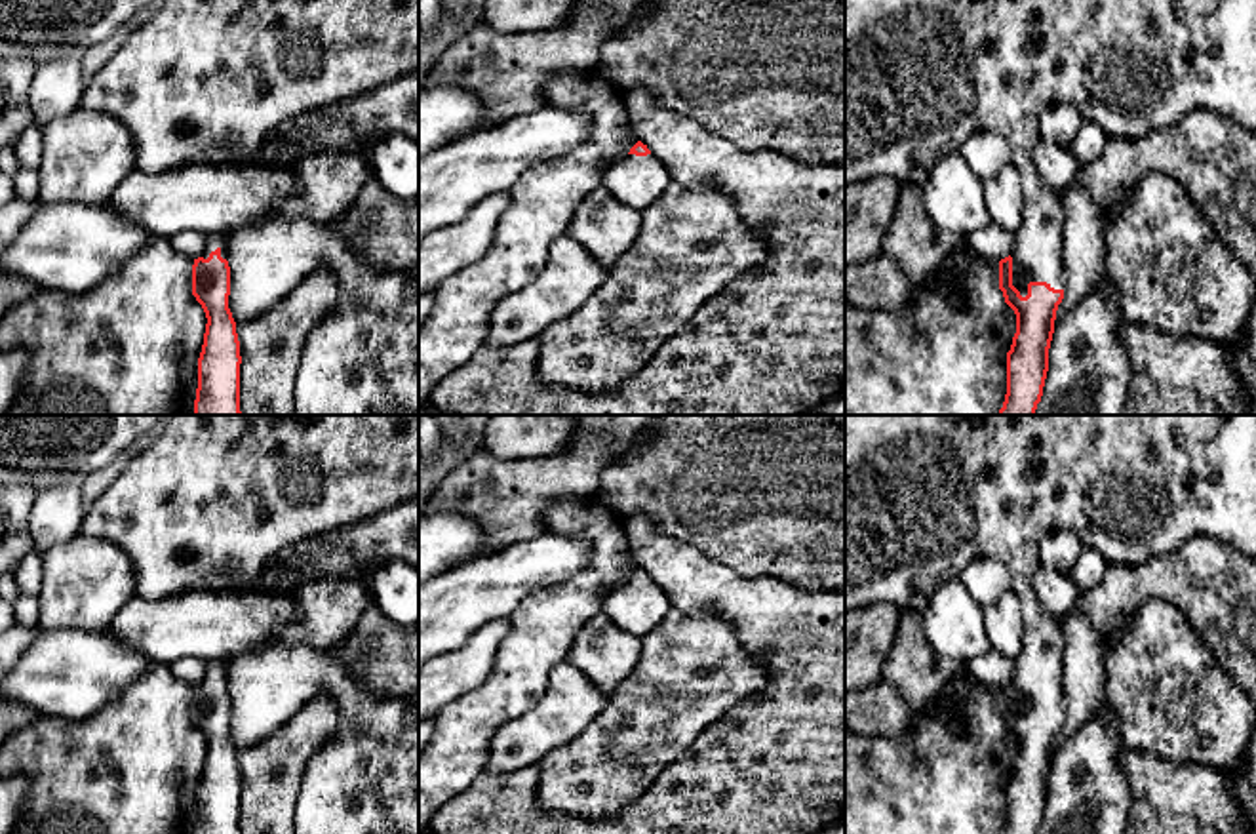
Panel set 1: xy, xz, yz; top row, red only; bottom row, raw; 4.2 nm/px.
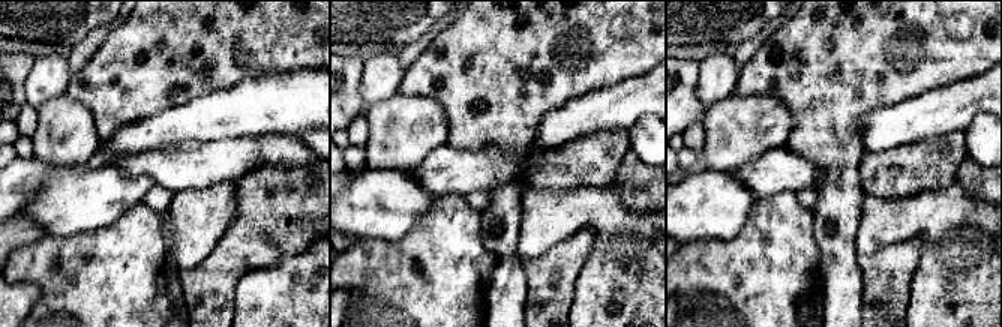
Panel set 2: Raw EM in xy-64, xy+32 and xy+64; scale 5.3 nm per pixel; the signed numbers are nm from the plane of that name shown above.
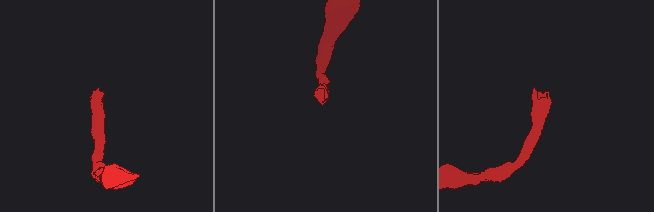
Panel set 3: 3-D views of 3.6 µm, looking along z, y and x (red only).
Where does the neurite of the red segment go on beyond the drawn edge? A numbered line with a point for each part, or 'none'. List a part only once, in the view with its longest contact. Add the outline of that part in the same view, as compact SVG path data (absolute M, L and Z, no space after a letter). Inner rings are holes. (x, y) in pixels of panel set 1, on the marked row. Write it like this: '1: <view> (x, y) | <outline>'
1: yz (920, 75) | M845 0L845 185L893 177L921 187L931 168L942 156L959 150L972 131L1001 133L1011 147L1026 198L1026 219L1014 232L1011 253L1012 286L1022 297L1028 295L1030 282L1064 289L1064 209L1058 192L1043 181L1033 160L1041 112L1060 103L1077 107L1083 118L1094 122L1108 137L1138 139L1199 109L1256 129L1256 0Z

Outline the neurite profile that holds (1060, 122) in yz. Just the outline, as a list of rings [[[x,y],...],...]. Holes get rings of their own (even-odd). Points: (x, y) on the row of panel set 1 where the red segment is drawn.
[[[1060,103],[1049,107],[1037,122],[1037,139],[1070,147],[1083,122],[1081,110],[1073,105]]]

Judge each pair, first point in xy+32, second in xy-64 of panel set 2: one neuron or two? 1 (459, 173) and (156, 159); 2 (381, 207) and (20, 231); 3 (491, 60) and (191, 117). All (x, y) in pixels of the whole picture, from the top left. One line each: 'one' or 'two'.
1: one
2: two
3: two

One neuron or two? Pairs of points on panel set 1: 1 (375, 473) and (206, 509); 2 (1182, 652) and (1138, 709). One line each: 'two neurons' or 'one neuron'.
1: one neuron
2: one neuron

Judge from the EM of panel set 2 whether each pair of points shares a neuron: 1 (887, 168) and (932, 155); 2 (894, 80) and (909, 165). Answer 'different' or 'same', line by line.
1: same
2: different

